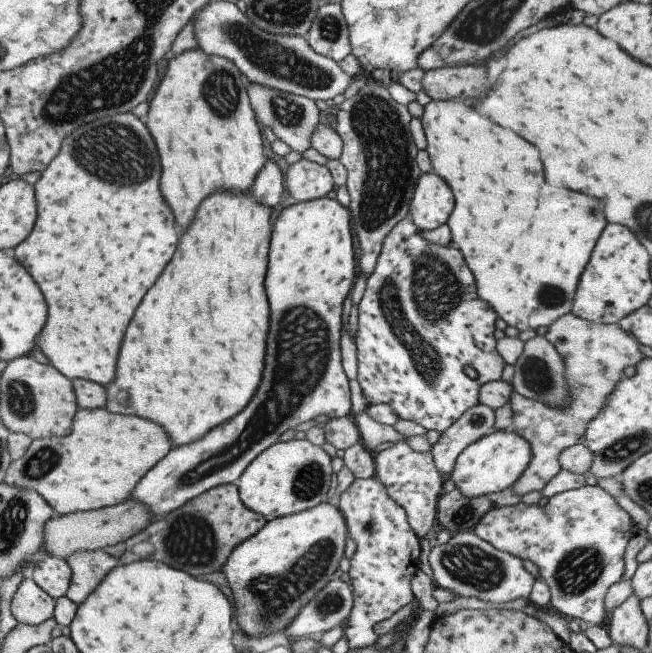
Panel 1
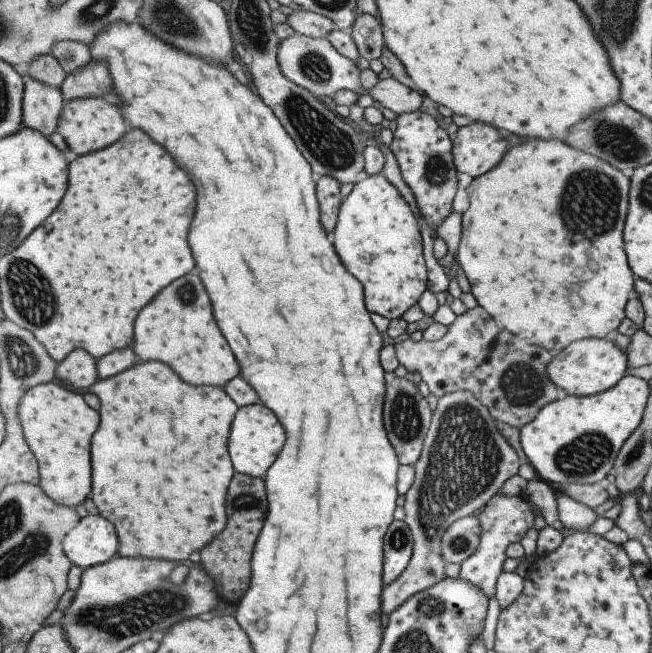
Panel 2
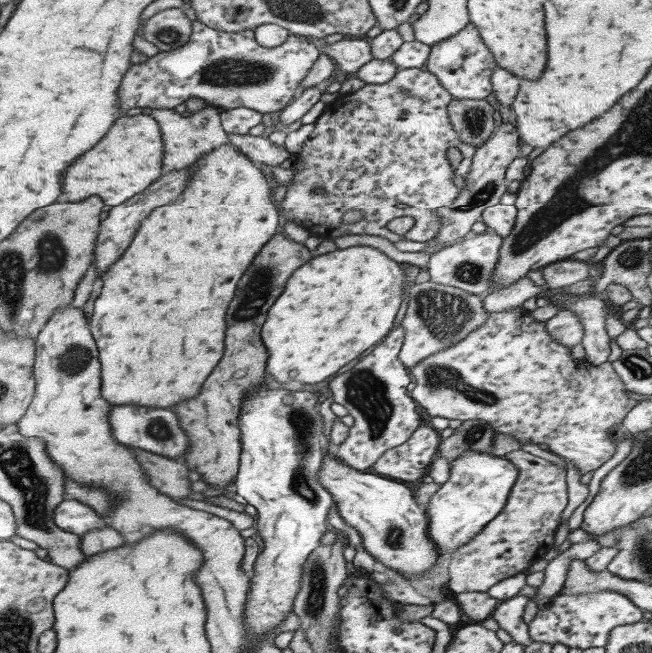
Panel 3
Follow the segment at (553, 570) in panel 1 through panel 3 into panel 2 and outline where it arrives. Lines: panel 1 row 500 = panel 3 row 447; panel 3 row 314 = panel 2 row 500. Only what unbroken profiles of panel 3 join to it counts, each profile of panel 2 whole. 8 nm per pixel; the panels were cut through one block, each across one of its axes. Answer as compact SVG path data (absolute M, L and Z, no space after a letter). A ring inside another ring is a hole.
M495 493L475 513L479 525L478 545L461 562L458 577L474 584L484 594L484 597L494 595L496 578L504 568L503 560L506 558L504 550L511 543L519 543L521 538L525 536L525 532L533 526L535 510L533 503L524 493L509 496L503 493Z

